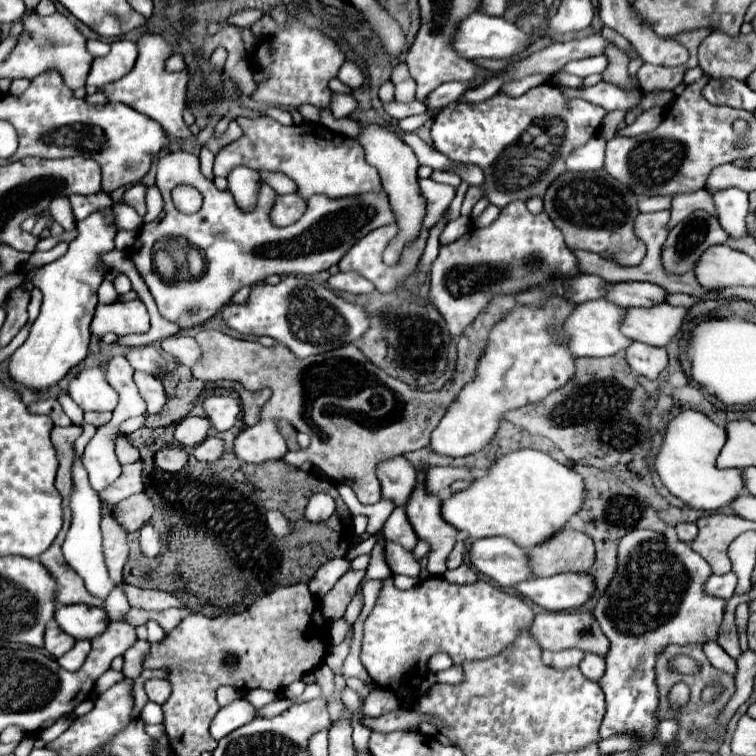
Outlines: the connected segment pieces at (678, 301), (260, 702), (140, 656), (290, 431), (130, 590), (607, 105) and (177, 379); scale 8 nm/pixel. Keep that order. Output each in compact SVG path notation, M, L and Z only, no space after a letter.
M670 294L668 296L668 304L674 304L674 306L692 308L698 302L700 302L700 298L694 298L694 296L688 296L688 294Z
M256 688L256 690L248 690L248 692L244 694L244 698L246 698L252 706L260 708L260 706L266 706L266 704L270 704L272 700L276 700L278 694L276 694L276 692L268 692L268 690L264 690L264 688Z
M138 640L136 646L124 654L124 670L122 670L122 674L128 676L128 678L138 678L140 672L144 670L142 662L144 662L144 656L148 654L148 650L150 650L150 642Z
M280 420L280 434L286 438L288 450L300 450L298 442L296 442L296 430L288 422L284 422L284 420Z
M122 582L122 590L130 602L130 606L134 608L142 608L142 610L166 610L166 608L182 608L182 602L178 598L174 598L168 592L162 590L142 590L136 586L130 586L126 582Z
M550 76L546 80L548 84L556 86L558 90L564 92L564 96L567 100L572 98L584 98L592 104L598 104L598 106L604 106L606 112L612 112L612 110L630 110L638 104L638 100L642 98L642 92L626 92L614 84L608 84L608 82L598 82L594 86L588 86L588 88L582 88L582 90L576 90L576 88L568 88L568 86L562 86L556 76Z
M180 366L164 376L164 388L168 394L168 406L160 414L148 414L146 426L170 426L182 420L202 394L202 380L194 378L190 368Z

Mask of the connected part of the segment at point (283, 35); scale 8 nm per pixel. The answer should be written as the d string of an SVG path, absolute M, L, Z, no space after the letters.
M276 4L270 16L284 28L282 32L274 34L274 62L268 70L272 76L258 84L258 90L252 94L256 102L270 104L270 106L288 106L296 108L300 104L314 104L316 108L328 108L332 92L328 90L330 78L336 78L338 68L344 64L344 54L340 48L318 30L306 28L300 20L292 18L282 4Z

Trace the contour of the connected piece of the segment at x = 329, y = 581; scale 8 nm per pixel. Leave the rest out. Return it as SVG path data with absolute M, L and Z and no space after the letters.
M334 558L334 560L330 560L328 564L320 566L320 570L314 574L312 582L308 584L308 586L312 588L312 592L314 592L314 596L320 598L320 596L324 596L328 590L332 590L332 586L336 584L336 580L338 580L342 574L346 574L348 568L350 568L350 560L346 560L346 558Z

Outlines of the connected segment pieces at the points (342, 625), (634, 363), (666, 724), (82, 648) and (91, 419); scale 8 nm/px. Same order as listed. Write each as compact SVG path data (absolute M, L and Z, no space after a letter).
M344 618L334 620L334 622L330 624L330 642L332 642L332 644L340 644L340 642L346 638L348 630L350 630L350 624L348 624Z
M634 342L626 350L626 360L634 374L642 374L654 380L668 366L668 352L666 348L656 348L656 346Z
M662 720L660 722L660 740L664 740L666 744L678 734L680 724L676 720Z
M78 640L74 644L74 648L70 652L66 652L62 658L58 658L58 664L64 668L64 670L78 670L82 666L82 662L86 660L90 652L90 642L84 642L84 640Z
M86 412L84 414L84 422L92 424L96 428L104 426L106 422L110 422L110 418L112 418L112 412Z

